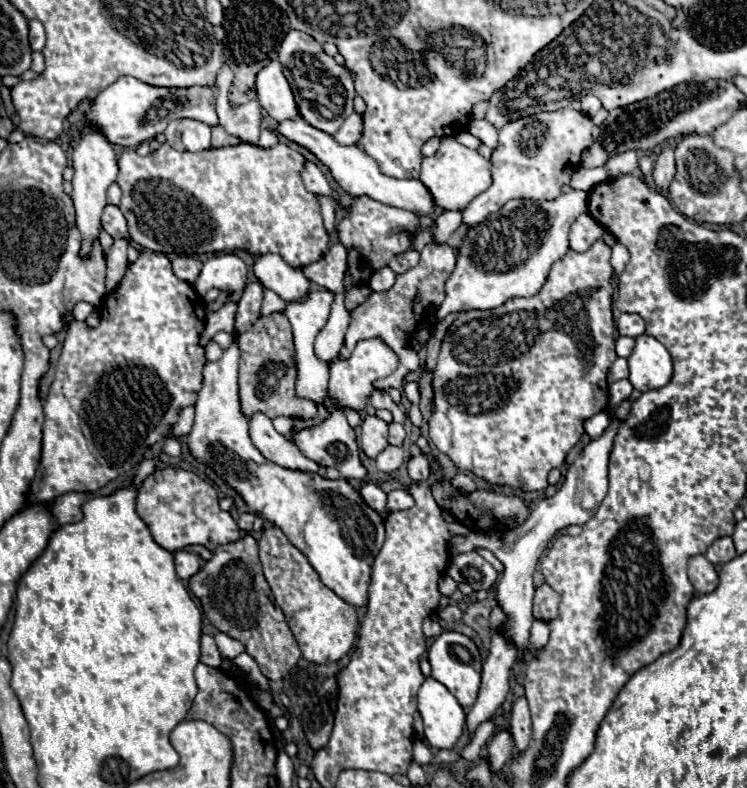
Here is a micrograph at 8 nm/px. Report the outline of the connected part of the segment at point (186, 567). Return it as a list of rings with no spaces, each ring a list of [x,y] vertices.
[[[185,550],[175,552],[177,574],[179,574],[179,578],[185,580],[185,582],[187,582],[195,572],[199,572],[201,564],[203,564],[203,558],[201,558],[199,554],[195,554],[195,552],[185,552]]]

